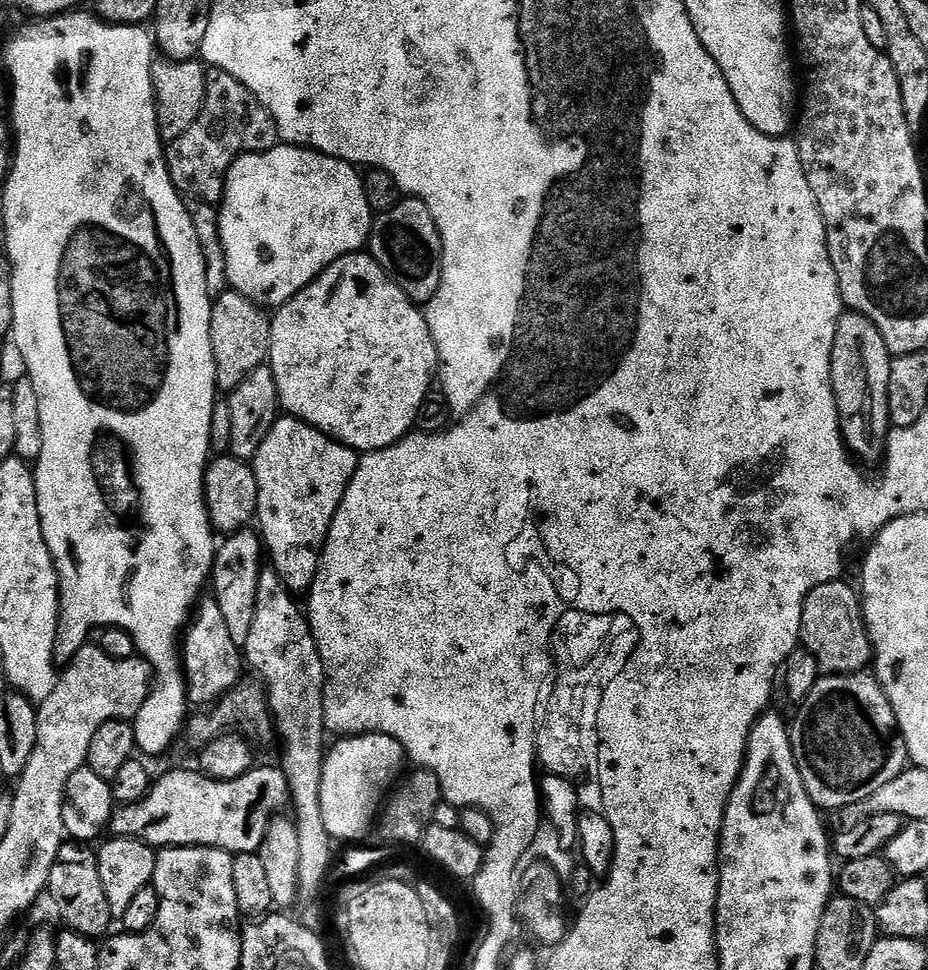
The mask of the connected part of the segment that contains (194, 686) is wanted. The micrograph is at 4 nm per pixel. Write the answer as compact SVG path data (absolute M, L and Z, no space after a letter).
M215 598L201 599L182 636L182 671L189 705L215 704L235 684L240 683L240 664L242 668L241 645L236 644L234 638L230 638L230 630L226 626L222 610L218 610L218 602Z

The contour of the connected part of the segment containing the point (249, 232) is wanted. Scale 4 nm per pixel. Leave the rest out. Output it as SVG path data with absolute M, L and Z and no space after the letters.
M277 143L268 152L245 152L232 161L230 170L224 178L224 198L218 205L220 211L220 248L224 251L224 272L228 275L227 287L233 292L250 298L255 304L268 310L275 310L290 298L294 298L310 282L314 282L338 258L349 256L352 252L361 251L368 243L368 235L372 233L374 213L366 198L364 181L361 173L353 165L337 156L327 156L315 152L312 148L297 148L295 144Z

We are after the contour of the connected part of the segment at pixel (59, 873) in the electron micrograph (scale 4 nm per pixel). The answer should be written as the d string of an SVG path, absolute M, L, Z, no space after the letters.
M66 842L58 850L55 866L50 870L46 889L47 899L52 899L63 927L83 936L104 938L109 935L108 927L114 924L110 906L106 903L106 890L102 890L102 877L98 874L96 852L80 842Z

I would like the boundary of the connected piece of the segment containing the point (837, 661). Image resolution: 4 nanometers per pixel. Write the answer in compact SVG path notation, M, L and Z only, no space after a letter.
M841 578L810 590L802 606L800 644L803 651L816 659L821 673L829 676L865 671L874 656L868 627L864 624L861 593L857 589L855 592L846 581Z

